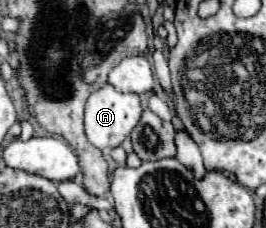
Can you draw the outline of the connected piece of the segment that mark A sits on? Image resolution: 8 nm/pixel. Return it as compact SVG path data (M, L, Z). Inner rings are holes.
M103 85L101 89L91 93L91 97L87 99L87 105L85 105L85 135L87 135L87 141L93 147L101 149L101 151L121 145L123 139L139 123L141 111L143 111L143 107L141 107L139 95L121 93L115 87L111 87L111 85Z

